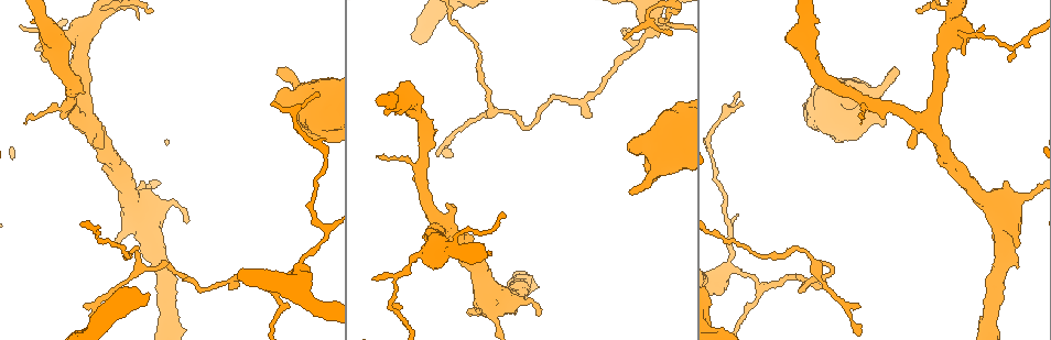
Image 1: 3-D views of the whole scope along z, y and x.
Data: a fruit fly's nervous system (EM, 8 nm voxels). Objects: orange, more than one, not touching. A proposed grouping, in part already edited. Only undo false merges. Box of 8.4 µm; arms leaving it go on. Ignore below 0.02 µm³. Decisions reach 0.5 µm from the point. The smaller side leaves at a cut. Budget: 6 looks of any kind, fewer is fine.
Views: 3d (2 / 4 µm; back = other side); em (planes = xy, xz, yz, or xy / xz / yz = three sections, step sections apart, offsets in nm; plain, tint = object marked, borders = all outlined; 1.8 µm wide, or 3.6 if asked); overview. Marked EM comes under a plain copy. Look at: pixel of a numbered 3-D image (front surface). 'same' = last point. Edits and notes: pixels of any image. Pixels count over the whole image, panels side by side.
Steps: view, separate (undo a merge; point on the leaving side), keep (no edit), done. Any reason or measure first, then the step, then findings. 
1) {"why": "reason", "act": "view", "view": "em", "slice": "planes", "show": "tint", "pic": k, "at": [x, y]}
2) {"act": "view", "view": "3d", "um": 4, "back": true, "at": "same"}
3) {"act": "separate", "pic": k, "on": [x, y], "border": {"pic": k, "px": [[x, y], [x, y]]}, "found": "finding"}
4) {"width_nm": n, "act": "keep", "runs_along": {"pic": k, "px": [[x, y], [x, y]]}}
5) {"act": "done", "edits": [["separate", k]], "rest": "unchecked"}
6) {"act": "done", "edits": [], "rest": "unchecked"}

{"why": "three-way junction", "act": "view", "view": "em", "slice": "xz", "step": 4, "show": "tint", "pic": 1, "at": [93, 124]}

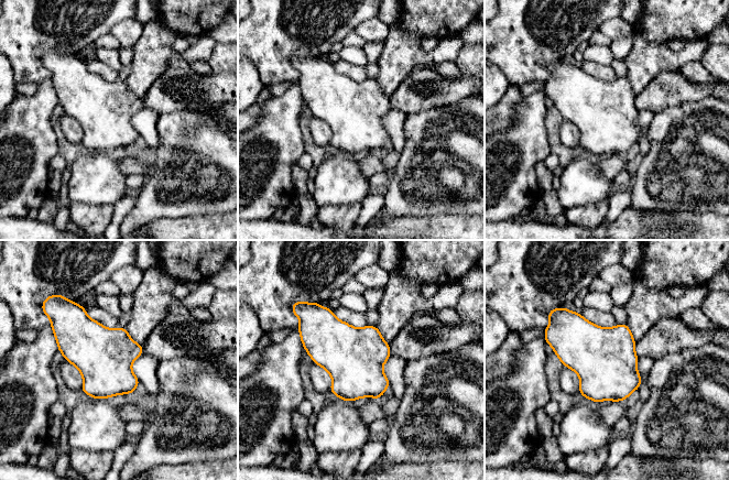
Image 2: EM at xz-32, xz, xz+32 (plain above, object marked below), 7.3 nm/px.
{"width_nm": 400, "act": "keep", "found": "all the same neuron"}

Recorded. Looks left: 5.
{"why": "sharp bend", "act": "view", "view": "3d", "um": 4, "back": true, "pic": 1, "at": [197, 289]}

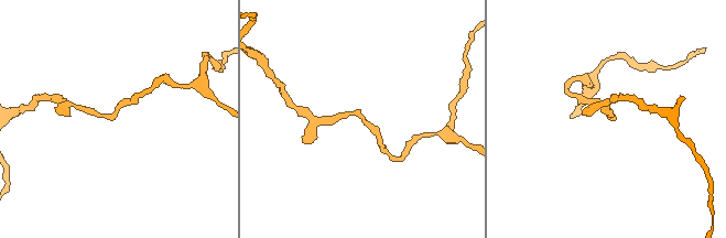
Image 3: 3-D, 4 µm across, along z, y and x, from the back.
{"why": "now the EM", "act": "view", "view": "em", "um": 3.6, "slice": "planes", "show": "tint", "pic": 3, "at": [361, 118]}

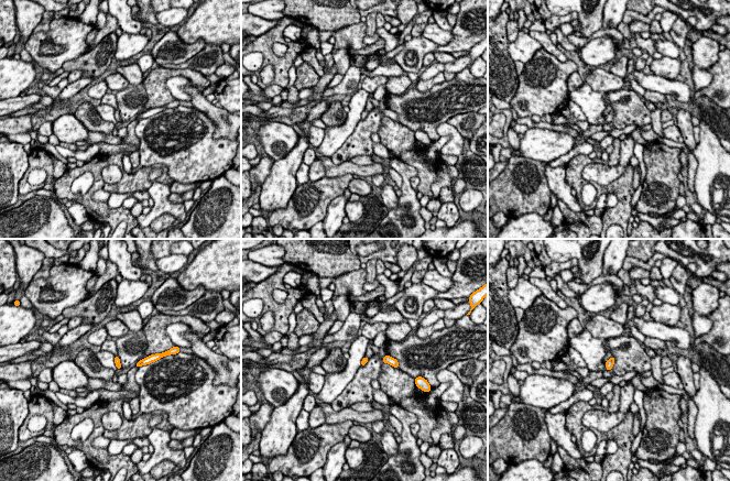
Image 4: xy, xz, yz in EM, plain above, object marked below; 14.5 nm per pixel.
{"width_nm": 90, "act": "keep", "found": "one neuron here"}

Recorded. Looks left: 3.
{"why": "calibre changes", "act": "view", "view": "3d", "um": 4, "pic": 1, "at": [665, 152]}

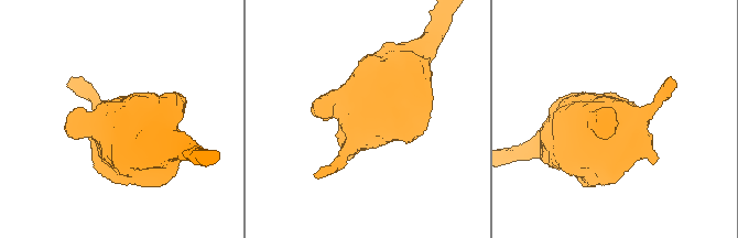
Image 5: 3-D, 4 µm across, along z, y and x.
{"act": "view", "view": "em", "slice": "xz", "step": 16, "show": "tint", "pic": 5, "at": [618, 130]}

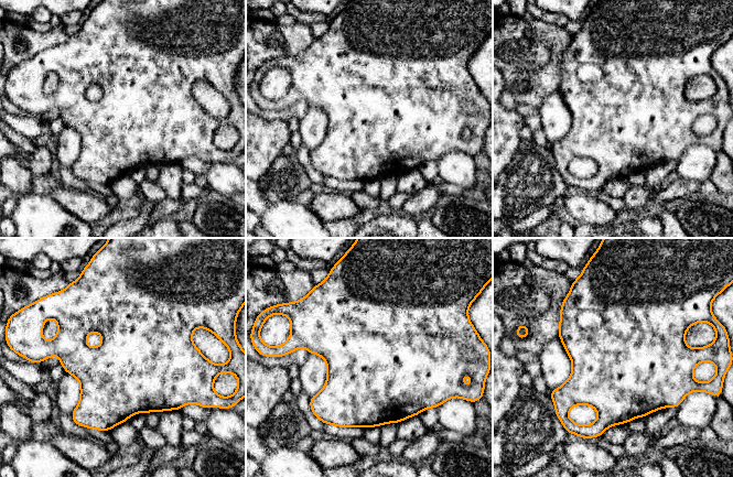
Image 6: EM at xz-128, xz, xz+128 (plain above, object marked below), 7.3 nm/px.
{"why": "another direction", "act": "view", "view": "em", "slice": "planes", "show": "tint", "at": "same"}

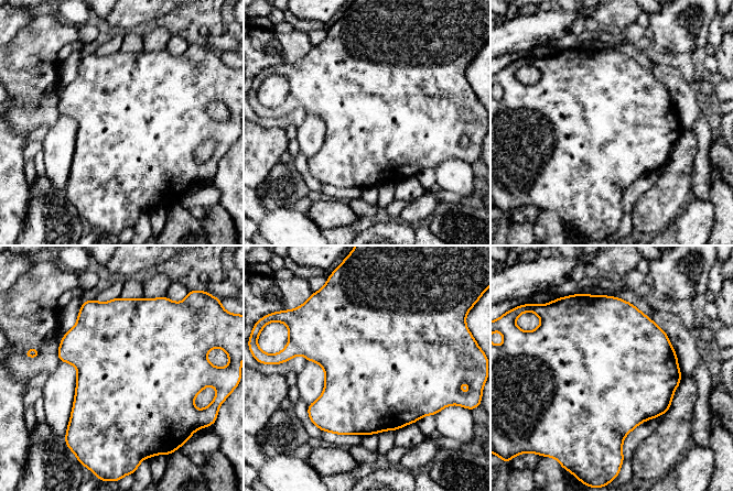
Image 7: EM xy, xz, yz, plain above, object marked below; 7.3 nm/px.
{"width_nm": 950, "act": "keep", "found": "continuous, no second neuron"}

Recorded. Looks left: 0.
{"act": "done", "edits": [], "rest": "unchecked"}

